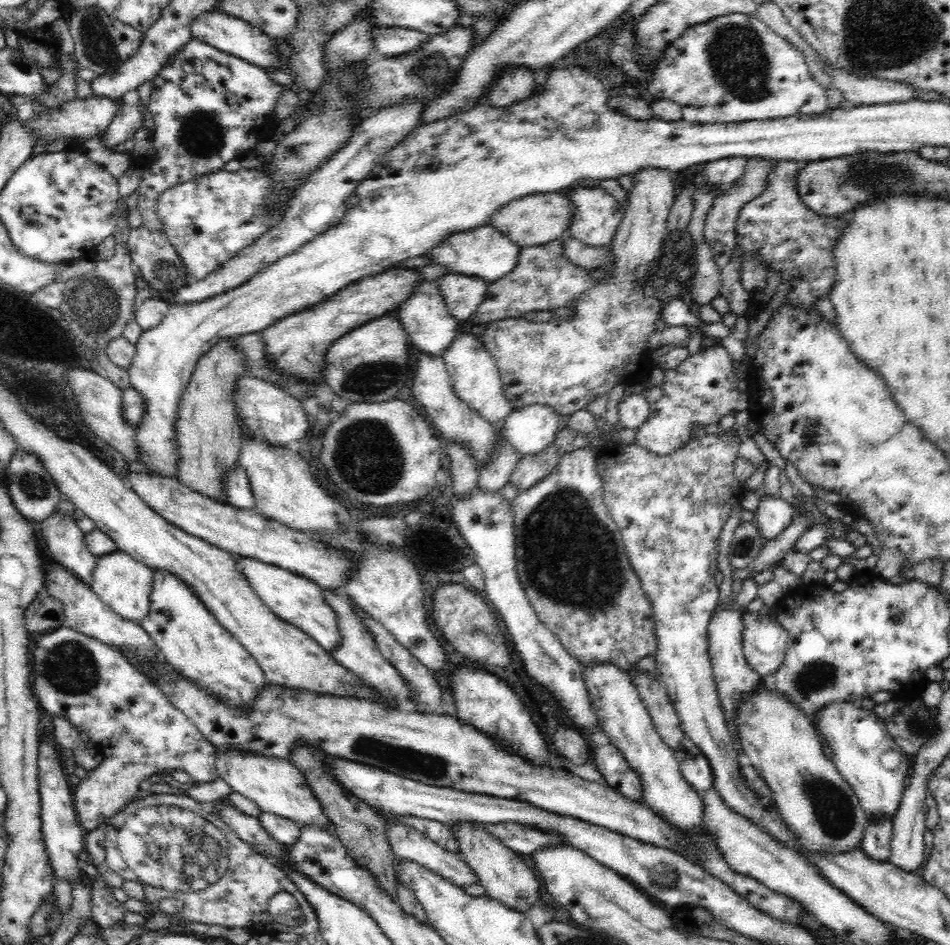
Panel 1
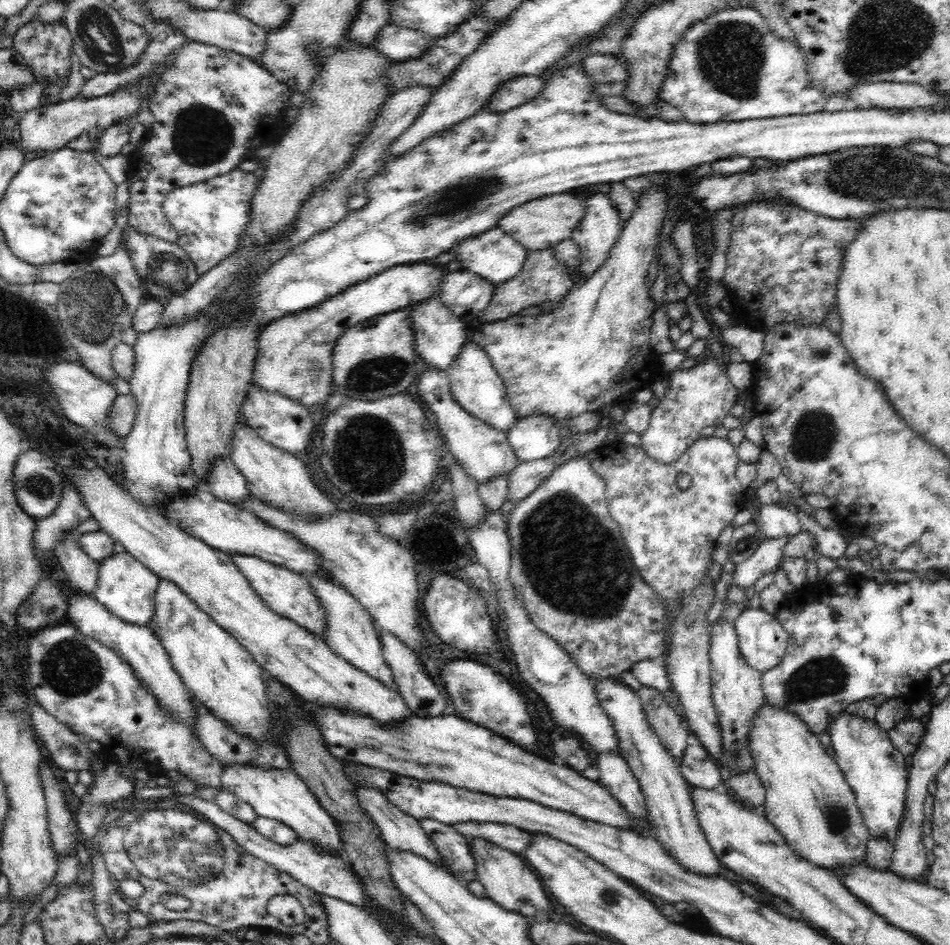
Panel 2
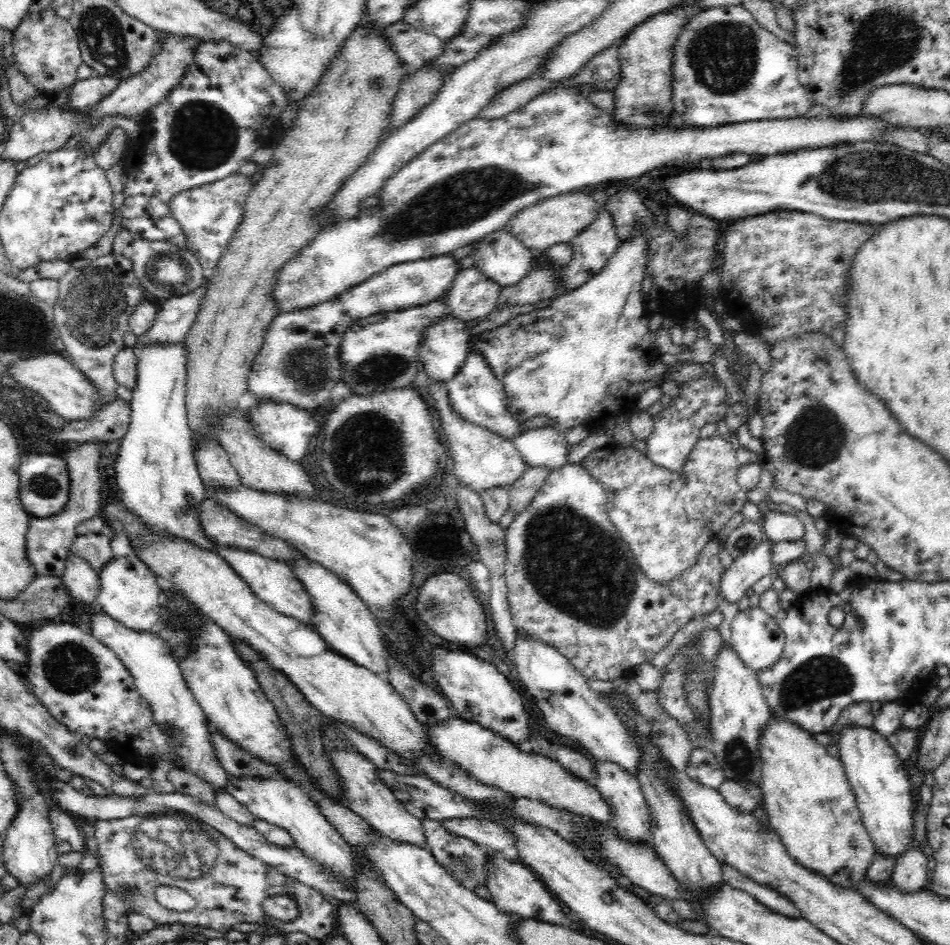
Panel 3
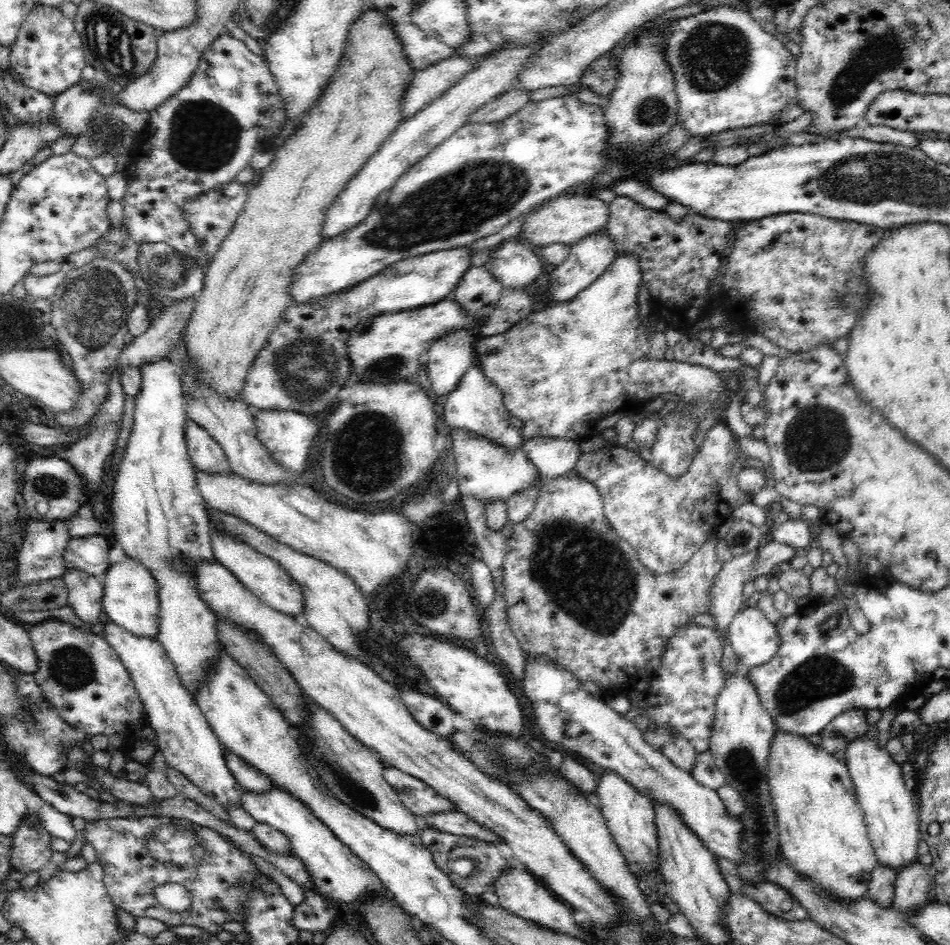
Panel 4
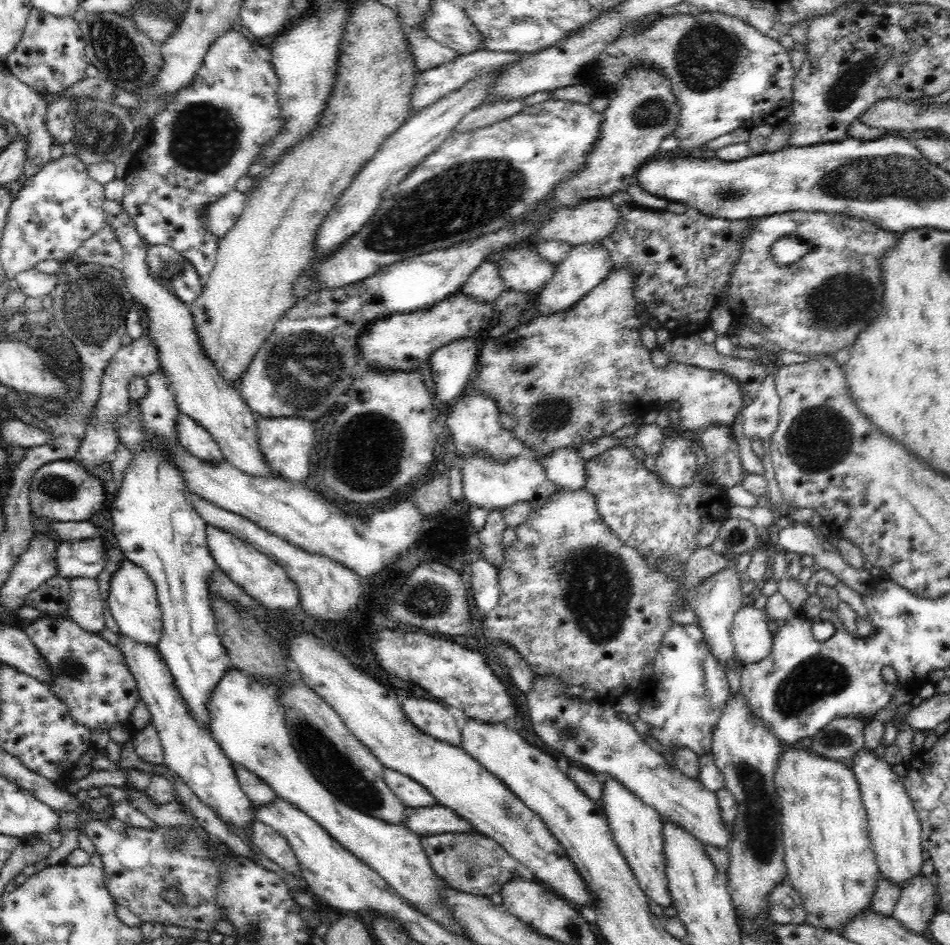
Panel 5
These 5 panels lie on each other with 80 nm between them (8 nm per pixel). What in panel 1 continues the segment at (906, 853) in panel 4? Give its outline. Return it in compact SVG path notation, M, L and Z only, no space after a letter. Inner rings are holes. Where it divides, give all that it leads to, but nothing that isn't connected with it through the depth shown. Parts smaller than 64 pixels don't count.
M832 702L818 712L815 728L826 740L834 753L833 761L843 779L854 789L867 818L893 816L906 787L904 779L908 775L909 759L900 747L896 746L888 734L884 720L873 710L862 709L856 702ZM889 749L900 754L899 764L892 770L886 769L880 762L880 755Z

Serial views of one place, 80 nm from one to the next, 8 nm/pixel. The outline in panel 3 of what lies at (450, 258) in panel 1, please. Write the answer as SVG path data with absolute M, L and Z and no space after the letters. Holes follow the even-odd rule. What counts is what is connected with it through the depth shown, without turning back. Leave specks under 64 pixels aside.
M506 230L486 234L471 245L472 266L499 286L520 282L535 254Z

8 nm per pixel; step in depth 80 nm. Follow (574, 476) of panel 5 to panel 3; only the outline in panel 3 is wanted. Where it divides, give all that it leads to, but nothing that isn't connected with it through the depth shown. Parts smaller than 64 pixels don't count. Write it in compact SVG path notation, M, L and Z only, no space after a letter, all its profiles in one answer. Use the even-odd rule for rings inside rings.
M556 426L519 430L511 441L528 467L543 466L556 470L567 463L568 443Z

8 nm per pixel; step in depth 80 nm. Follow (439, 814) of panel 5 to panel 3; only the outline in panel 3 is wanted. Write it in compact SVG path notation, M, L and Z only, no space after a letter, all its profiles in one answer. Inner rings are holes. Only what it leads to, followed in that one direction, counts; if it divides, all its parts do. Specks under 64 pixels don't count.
M455 818L441 822L443 827L458 836L464 836L494 851L504 851L514 848L515 838L513 834L500 823L486 819Z

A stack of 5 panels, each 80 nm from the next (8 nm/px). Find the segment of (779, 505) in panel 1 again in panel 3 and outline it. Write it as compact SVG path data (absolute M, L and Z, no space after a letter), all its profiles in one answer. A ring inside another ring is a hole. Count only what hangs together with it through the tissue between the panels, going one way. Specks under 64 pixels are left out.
M780 507L780 512L764 508L762 511L762 532L772 543L800 540L804 536L804 525L794 511Z

